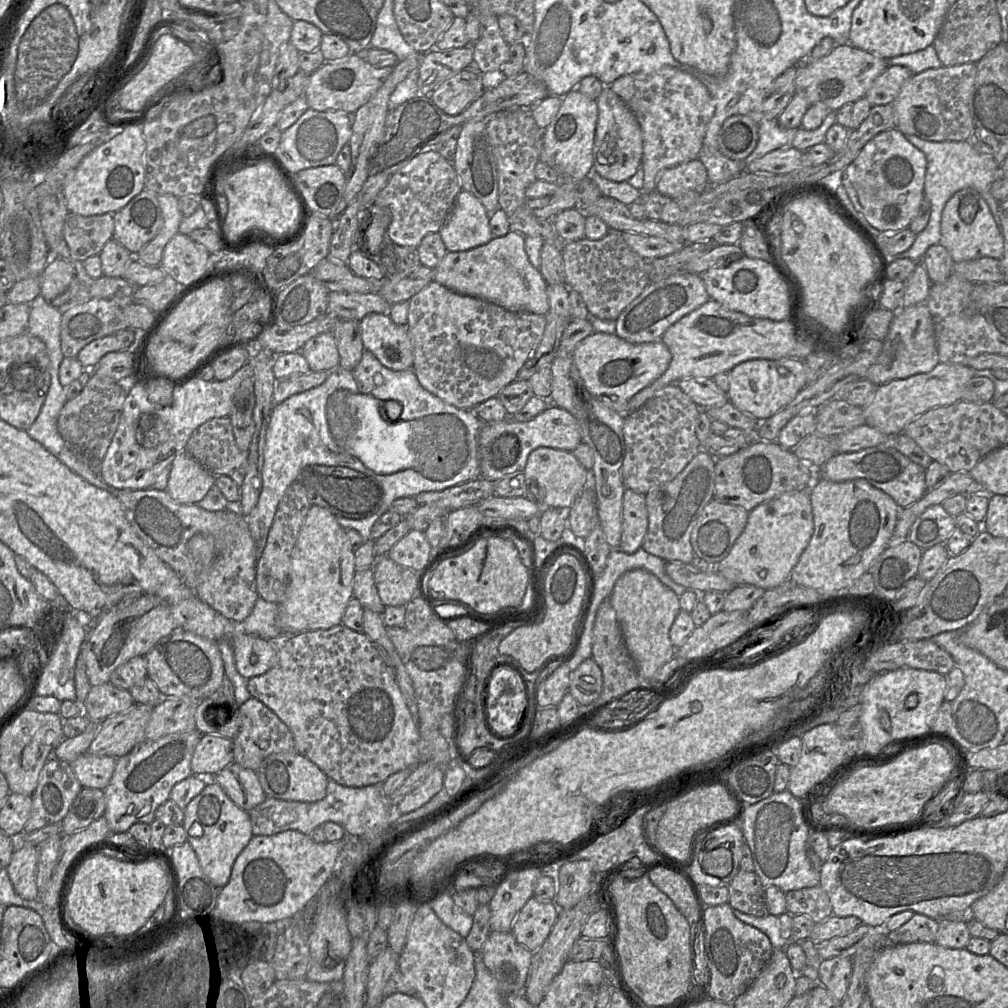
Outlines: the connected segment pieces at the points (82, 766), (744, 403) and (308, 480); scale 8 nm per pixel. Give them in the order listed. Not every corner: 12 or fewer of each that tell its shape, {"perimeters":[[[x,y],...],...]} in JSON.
{"perimeters":[[[85,753],[70,763],[83,788],[105,789],[117,758]],[[801,359],[730,370],[727,398],[759,423],[805,386]],[[310,465],[296,481],[336,517],[373,516],[384,493],[348,467]]]}

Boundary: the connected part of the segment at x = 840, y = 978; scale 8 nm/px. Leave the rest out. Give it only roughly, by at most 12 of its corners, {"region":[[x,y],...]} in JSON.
{"region":[[851,957],[821,961],[817,983],[842,1002],[852,973]]}

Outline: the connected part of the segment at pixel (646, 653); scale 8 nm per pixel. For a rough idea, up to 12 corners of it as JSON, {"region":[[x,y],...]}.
{"region":[[652,573],[622,574],[610,595],[648,682],[675,657],[679,596]]}

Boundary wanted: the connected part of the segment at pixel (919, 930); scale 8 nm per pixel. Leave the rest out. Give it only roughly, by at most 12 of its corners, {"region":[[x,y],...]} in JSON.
{"region":[[915,913],[887,932],[890,944],[935,942],[937,919]]}

